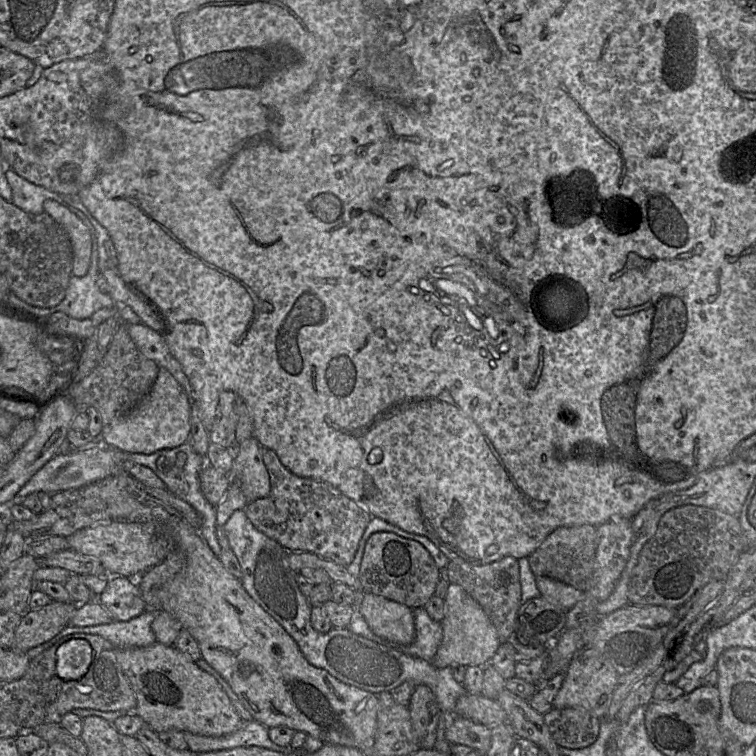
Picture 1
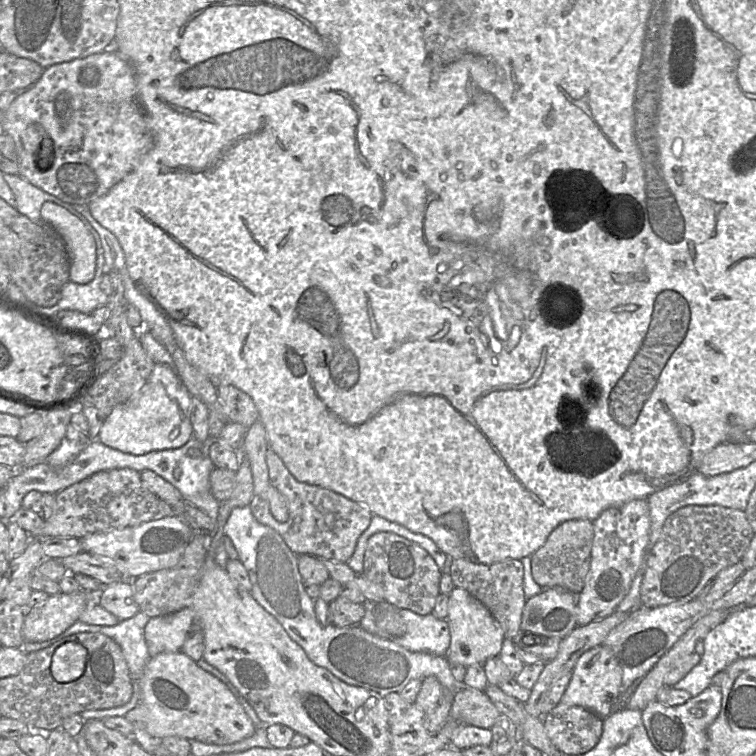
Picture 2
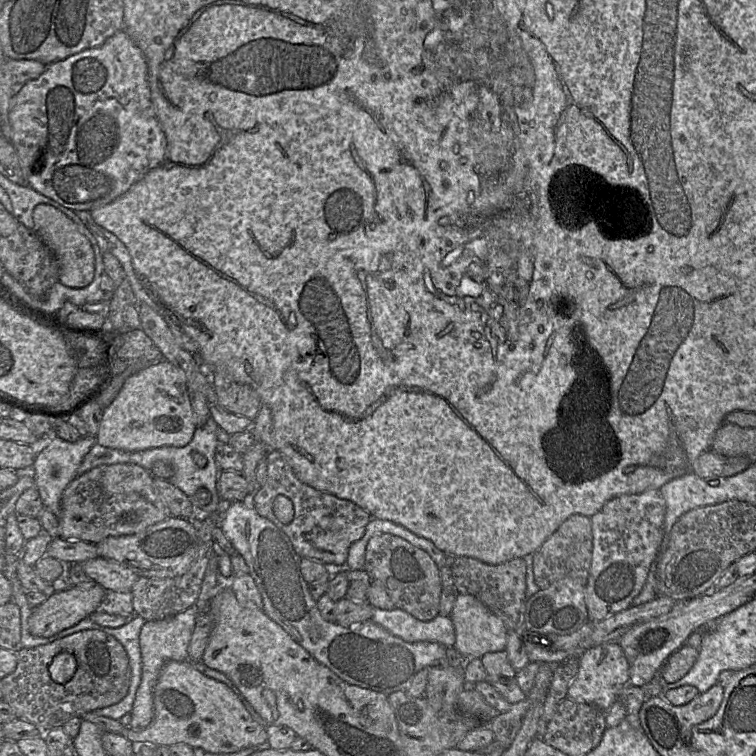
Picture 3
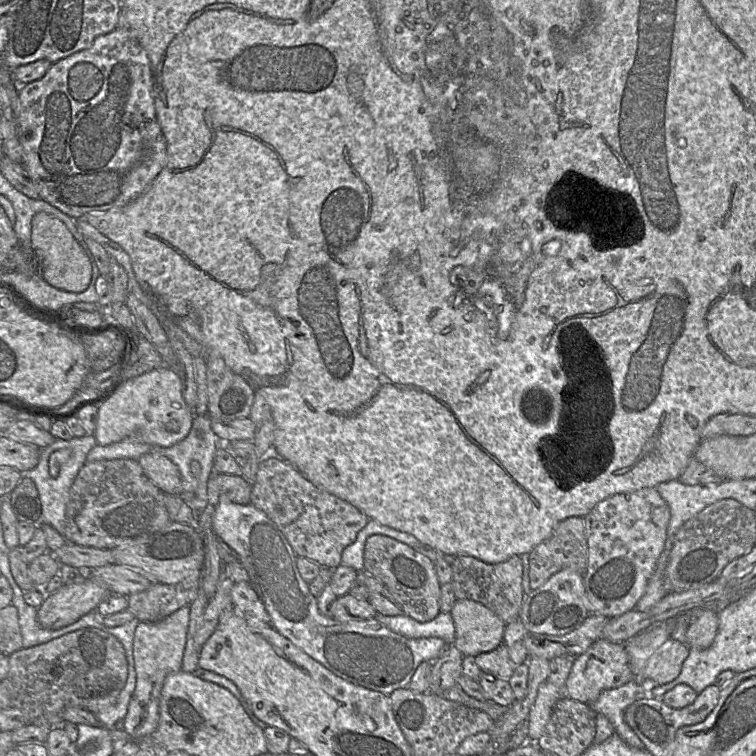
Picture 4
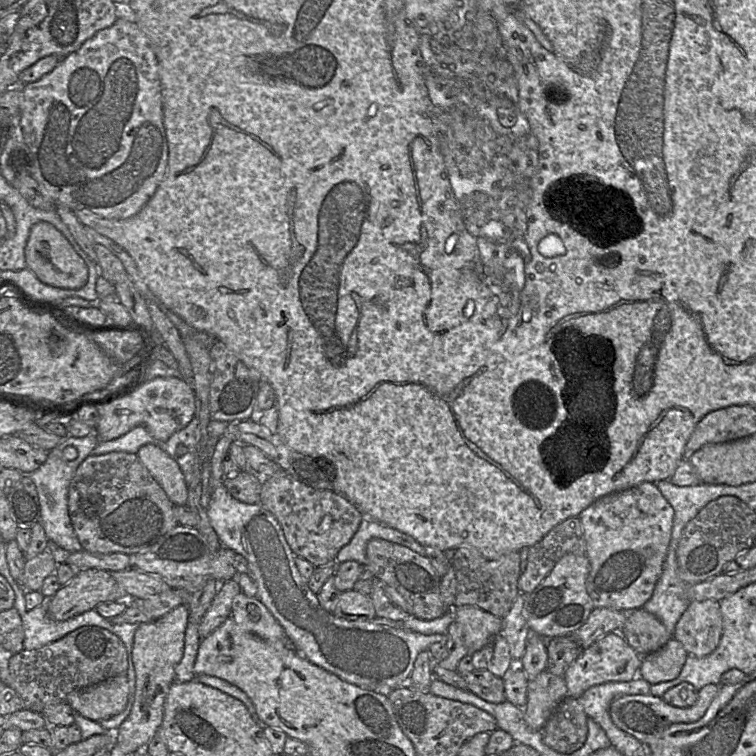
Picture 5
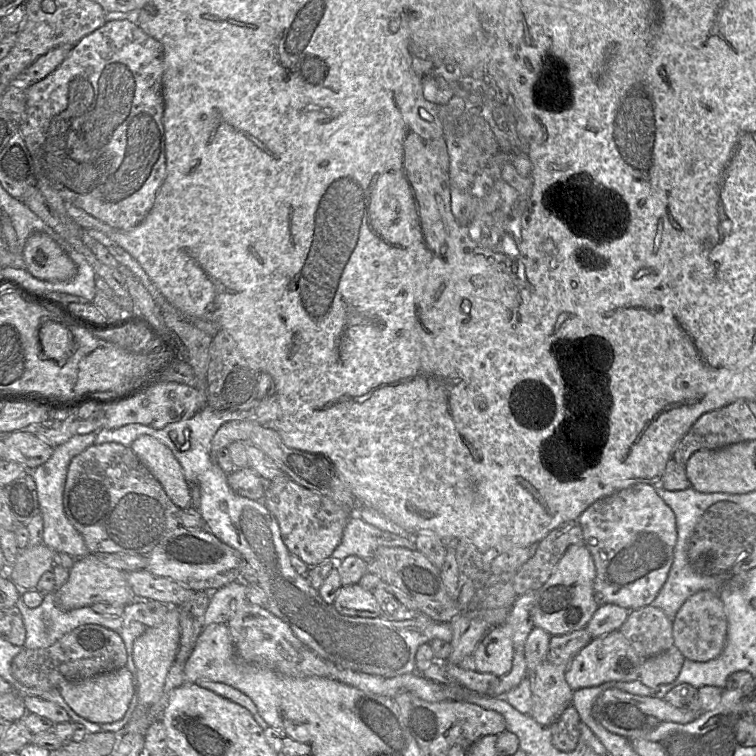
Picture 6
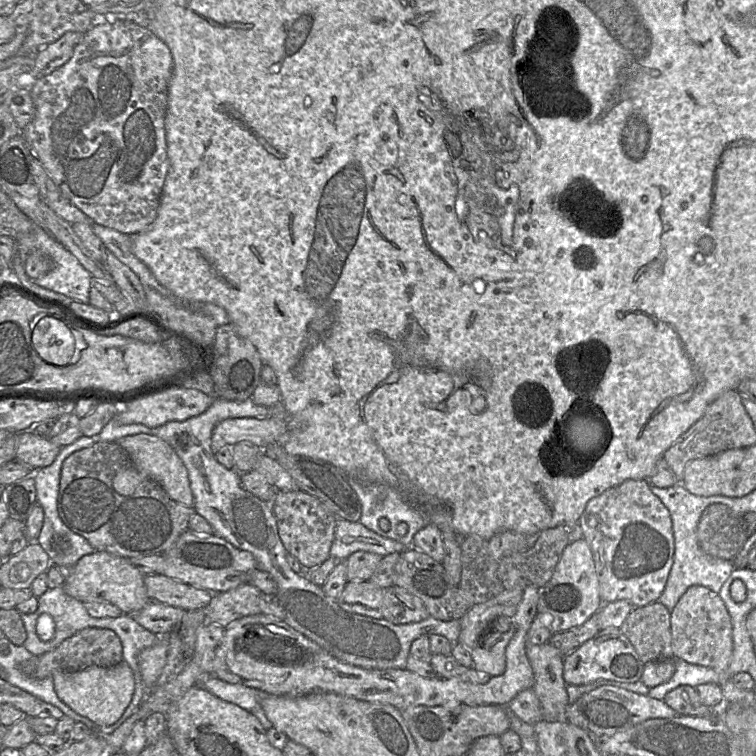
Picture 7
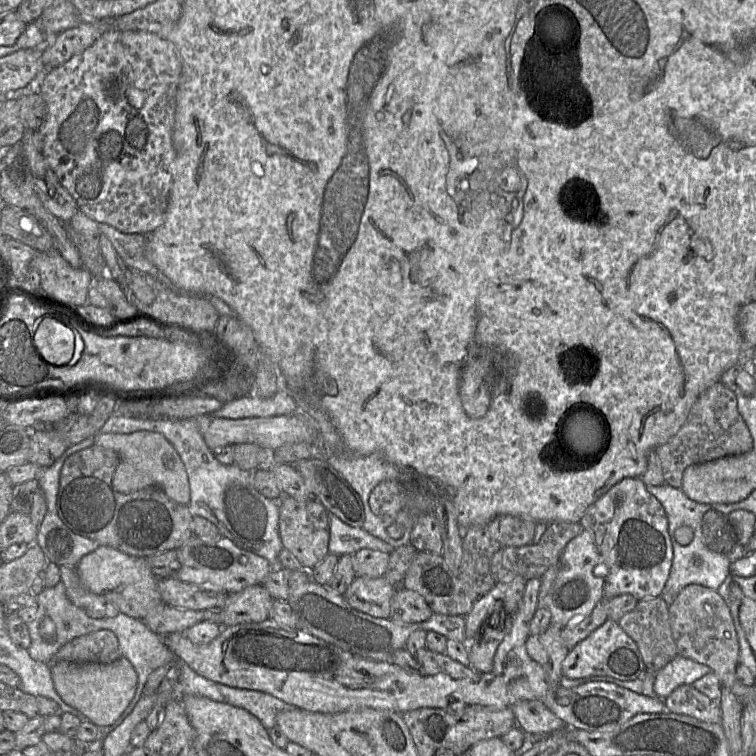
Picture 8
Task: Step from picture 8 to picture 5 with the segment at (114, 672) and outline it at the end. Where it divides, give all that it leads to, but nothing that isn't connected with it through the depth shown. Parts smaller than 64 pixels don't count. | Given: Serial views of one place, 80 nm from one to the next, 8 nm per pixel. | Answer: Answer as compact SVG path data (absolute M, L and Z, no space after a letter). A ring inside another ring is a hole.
M119 675L69 693L66 703L83 717L100 721L121 713L126 708L128 699L127 676Z

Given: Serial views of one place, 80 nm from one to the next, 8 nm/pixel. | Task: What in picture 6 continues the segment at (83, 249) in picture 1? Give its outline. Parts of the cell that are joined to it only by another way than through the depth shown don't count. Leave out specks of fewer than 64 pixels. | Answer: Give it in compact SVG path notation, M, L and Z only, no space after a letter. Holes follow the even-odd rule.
M42 232L33 233L28 237L23 259L26 270L43 281L68 281L77 272L77 267L71 258L50 236Z

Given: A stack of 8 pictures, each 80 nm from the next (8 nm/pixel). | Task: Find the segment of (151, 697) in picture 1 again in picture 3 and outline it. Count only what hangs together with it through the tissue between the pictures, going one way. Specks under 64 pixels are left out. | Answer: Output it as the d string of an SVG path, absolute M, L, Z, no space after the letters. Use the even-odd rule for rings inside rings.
M171 660L163 666L154 686L153 700L154 716L144 730L136 731L129 727L130 713L119 720L124 726L120 734L133 744L171 746L185 743L192 748L221 754L238 752L267 741L265 728L253 720L239 697L224 683L198 671L188 660Z

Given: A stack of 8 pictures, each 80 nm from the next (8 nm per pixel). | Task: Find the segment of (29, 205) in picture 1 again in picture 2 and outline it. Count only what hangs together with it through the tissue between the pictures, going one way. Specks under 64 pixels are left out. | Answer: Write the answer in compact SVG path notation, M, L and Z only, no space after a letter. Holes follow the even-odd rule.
M4 173L4 180L13 192L16 210L22 215L29 218L34 223L42 223L40 210L44 202L52 202L58 204L71 211L72 214L78 216L74 211L73 205L66 203L59 198L44 192L40 188L32 185L19 175L11 175Z

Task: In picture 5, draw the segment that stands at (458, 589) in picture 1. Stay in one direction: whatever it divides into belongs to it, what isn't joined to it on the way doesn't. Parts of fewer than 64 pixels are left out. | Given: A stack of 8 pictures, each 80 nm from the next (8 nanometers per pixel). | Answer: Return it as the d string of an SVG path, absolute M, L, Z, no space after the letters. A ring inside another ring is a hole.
M476 606L453 609L454 620L461 625L464 642L472 654L483 648L490 638L501 632L502 619Z

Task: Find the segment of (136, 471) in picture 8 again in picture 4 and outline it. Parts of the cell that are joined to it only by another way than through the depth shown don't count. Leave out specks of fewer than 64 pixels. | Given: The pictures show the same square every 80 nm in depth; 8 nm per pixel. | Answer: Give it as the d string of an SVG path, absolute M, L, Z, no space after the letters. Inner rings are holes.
M149 452L143 454L138 462L145 475L163 493L181 495L181 474L179 468L170 459L158 452Z

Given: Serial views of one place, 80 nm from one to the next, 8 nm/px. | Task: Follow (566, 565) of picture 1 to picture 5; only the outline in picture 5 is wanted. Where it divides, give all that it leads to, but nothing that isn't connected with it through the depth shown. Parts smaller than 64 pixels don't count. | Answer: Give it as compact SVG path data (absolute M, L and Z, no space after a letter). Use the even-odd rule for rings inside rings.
M579 517L561 522L529 548L525 571L518 579L520 593L530 593L536 589L566 554L586 555L586 542Z

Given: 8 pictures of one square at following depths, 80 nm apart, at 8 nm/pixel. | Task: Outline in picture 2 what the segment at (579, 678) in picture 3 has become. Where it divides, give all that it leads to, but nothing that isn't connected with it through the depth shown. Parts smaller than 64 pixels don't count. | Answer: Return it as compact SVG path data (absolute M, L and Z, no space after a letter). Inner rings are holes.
M601 644L585 651L579 657L560 703L581 706L605 718L613 712L614 704L621 691L622 669L620 664L612 649Z

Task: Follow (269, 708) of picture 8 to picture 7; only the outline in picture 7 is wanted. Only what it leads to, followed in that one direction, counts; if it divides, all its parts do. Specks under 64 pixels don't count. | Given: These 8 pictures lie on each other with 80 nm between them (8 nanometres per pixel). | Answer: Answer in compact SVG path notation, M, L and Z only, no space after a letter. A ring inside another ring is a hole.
M203 675L199 682L200 686L220 699L234 703L255 715L265 730L273 727L261 706L263 694L269 693L240 684L232 684L209 675Z

